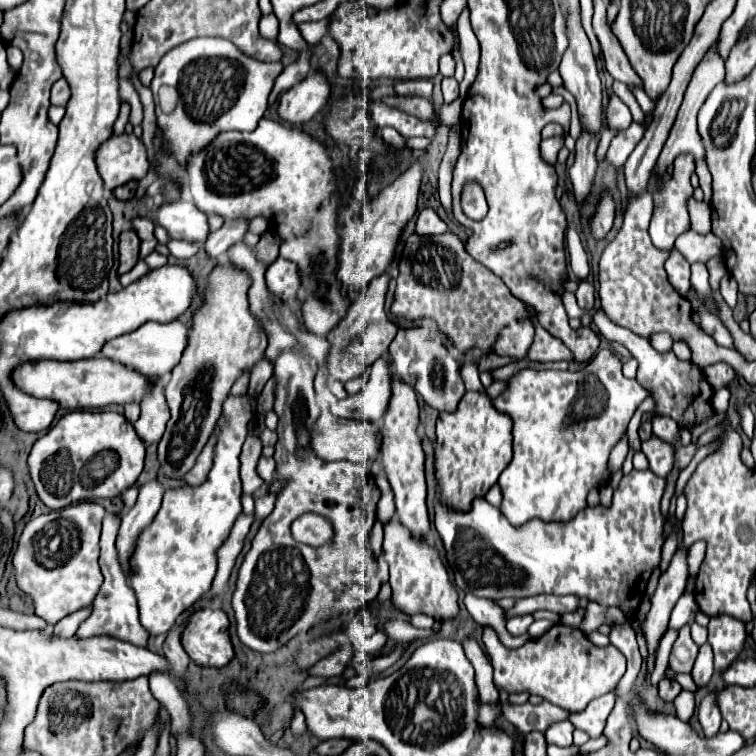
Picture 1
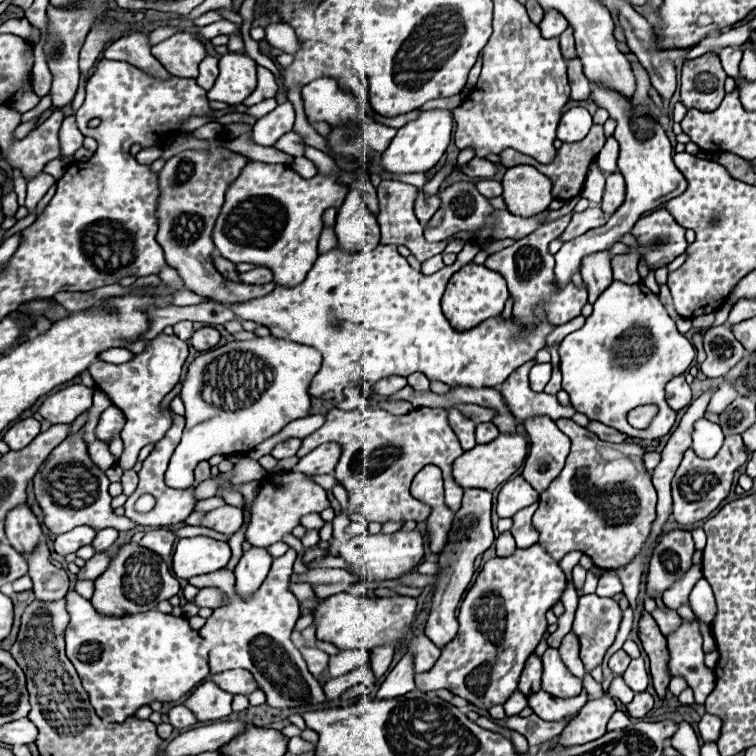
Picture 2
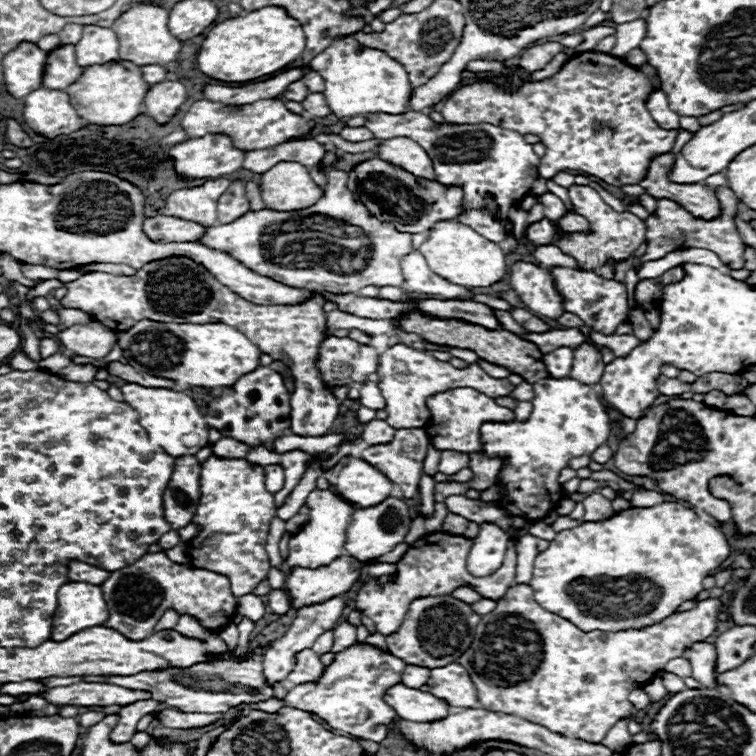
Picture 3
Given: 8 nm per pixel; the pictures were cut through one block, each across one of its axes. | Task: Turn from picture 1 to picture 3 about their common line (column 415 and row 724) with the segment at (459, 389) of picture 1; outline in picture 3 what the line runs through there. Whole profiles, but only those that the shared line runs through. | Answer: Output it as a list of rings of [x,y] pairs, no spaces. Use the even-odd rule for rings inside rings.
[[[356,642],[354,646],[336,654],[332,666],[328,666],[318,684],[300,684],[290,688],[286,706],[312,712],[320,716],[334,730],[346,732],[348,736],[382,742],[396,720],[396,712],[384,704],[382,694],[390,684],[400,682],[406,664],[392,654],[384,654],[368,644]]]

